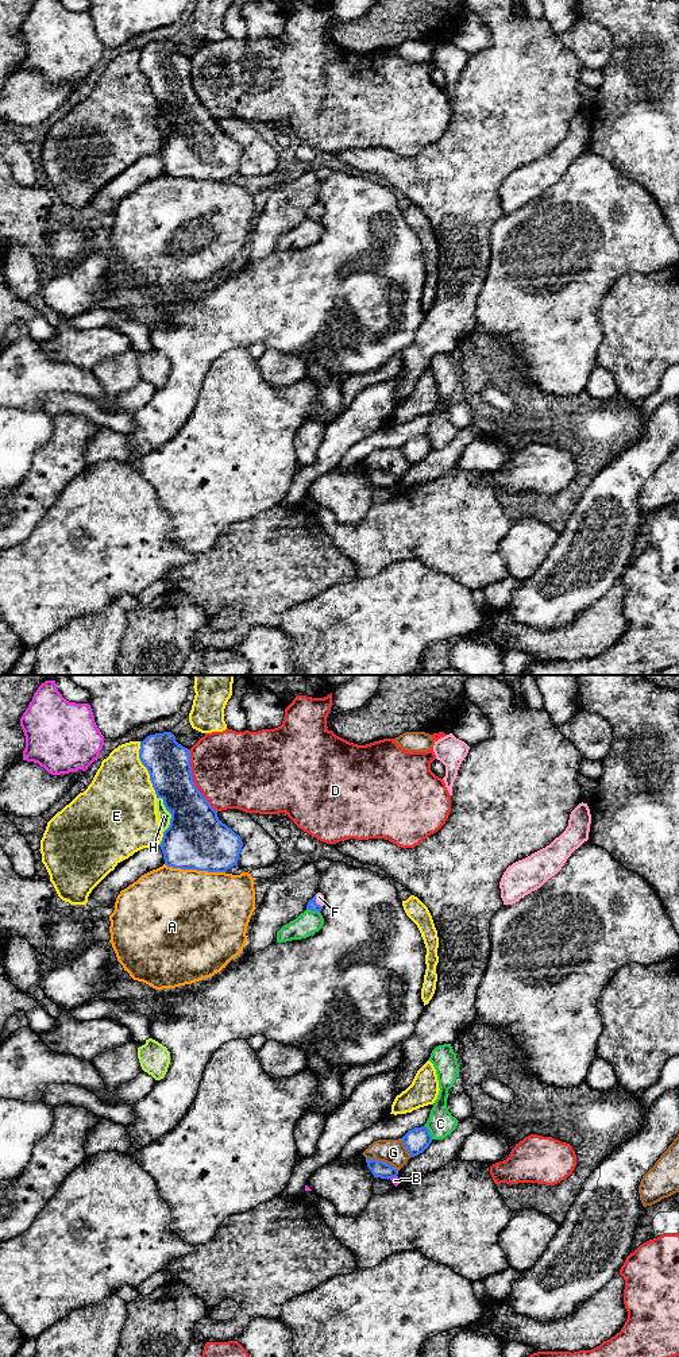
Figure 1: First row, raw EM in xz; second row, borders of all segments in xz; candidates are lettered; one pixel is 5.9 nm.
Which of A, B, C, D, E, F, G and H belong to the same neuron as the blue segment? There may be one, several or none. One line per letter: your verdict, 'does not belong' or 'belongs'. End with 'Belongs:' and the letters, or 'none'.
A: does not belong
B: does not belong
C: does not belong
D: does not belong
E: does not belong
F: belongs
G: does not belong
H: does not belong
Belongs: F

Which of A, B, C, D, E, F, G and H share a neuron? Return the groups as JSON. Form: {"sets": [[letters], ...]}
{"sets": [["A"], ["B"], ["C"], ["D"], ["E"], ["F"], ["G"], ["H"]]}

